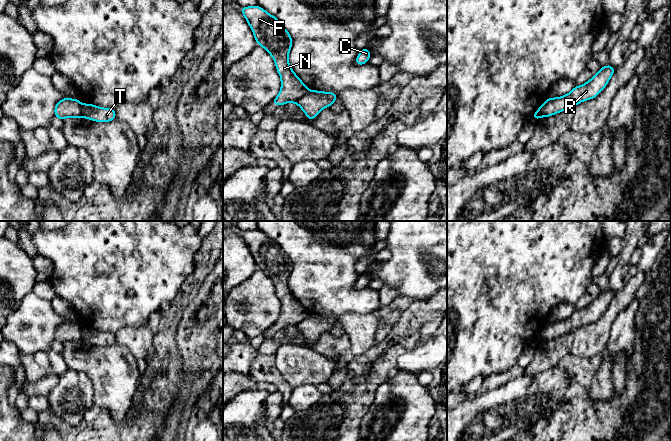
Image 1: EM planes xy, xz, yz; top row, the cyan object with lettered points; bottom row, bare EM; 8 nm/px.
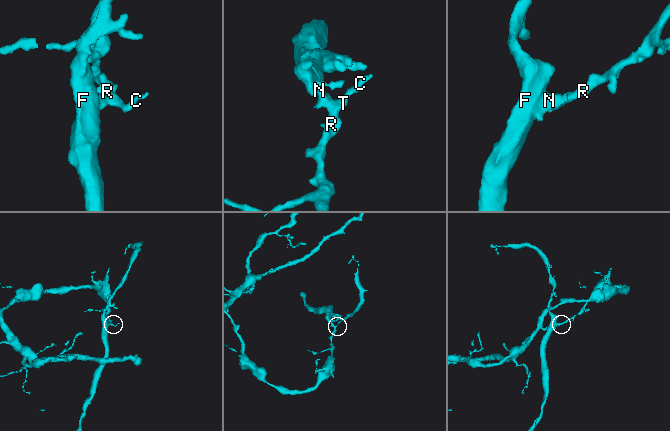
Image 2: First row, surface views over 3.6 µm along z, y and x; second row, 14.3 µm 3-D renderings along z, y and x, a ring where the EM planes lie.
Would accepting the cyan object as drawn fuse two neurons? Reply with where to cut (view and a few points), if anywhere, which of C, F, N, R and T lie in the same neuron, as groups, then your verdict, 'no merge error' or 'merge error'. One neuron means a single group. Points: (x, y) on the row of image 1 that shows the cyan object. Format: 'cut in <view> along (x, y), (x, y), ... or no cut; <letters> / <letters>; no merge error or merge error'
cut in xz along (308, 90), (296, 102); C R T / F N; merge error

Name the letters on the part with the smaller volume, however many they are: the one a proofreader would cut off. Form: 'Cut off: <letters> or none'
Cut off: F, N

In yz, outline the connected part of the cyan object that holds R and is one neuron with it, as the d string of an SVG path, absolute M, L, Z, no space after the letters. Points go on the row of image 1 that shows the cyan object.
M608 63L606 67L601 67L598 73L594 75L589 81L581 86L575 86L570 93L562 97L548 98L542 105L541 117L552 116L566 109L574 108L580 102L595 98L606 87L614 72L615 69Z

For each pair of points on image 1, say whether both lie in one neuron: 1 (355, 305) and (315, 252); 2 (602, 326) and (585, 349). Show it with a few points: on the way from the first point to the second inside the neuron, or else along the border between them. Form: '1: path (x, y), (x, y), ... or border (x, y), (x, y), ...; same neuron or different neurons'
1: path (337, 297), (331, 293), (333, 289), (332, 263); same neuron
2: path (598, 332), (587, 343); same neuron

